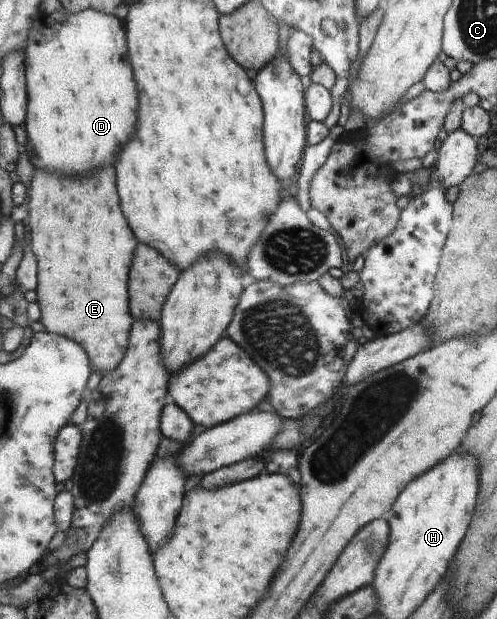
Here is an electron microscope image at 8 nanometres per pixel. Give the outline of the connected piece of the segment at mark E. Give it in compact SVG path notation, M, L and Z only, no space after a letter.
M112 165L98 169L98 173L88 173L82 177L64 177L54 171L37 170L30 189L30 225L34 231L34 251L40 261L40 305L44 311L44 325L48 331L62 333L80 341L82 349L90 353L89 361L94 372L112 373L116 365L125 360L129 347L128 333L135 323L128 313L128 267L132 261L132 251L136 247L136 237L130 231L116 193L116 173Z

